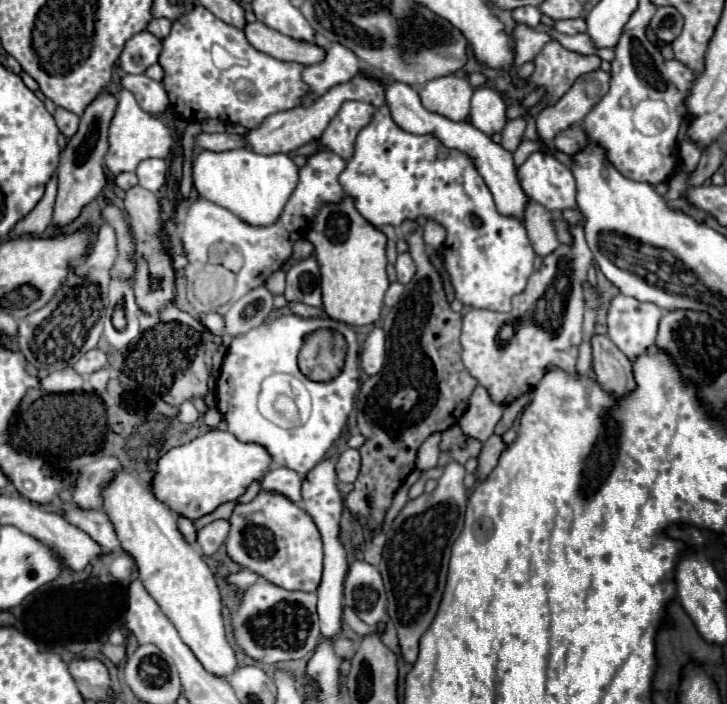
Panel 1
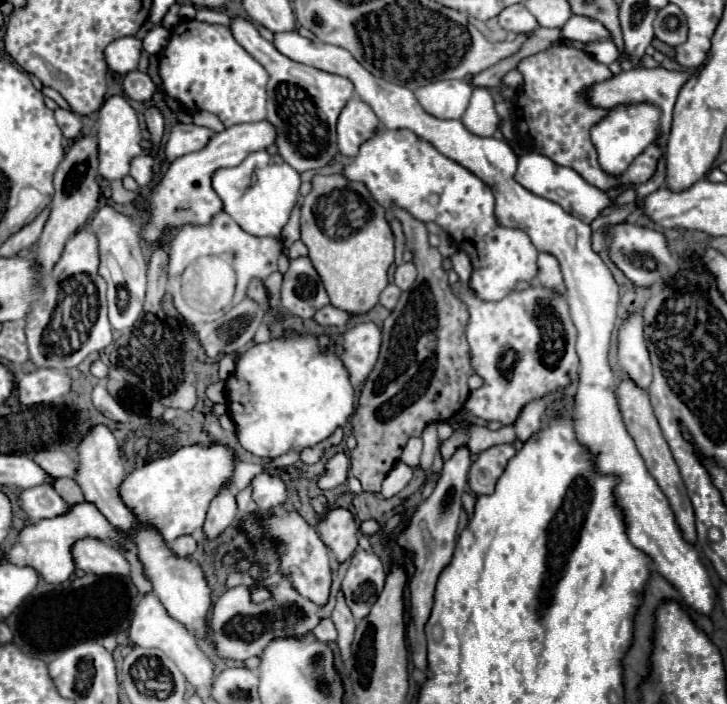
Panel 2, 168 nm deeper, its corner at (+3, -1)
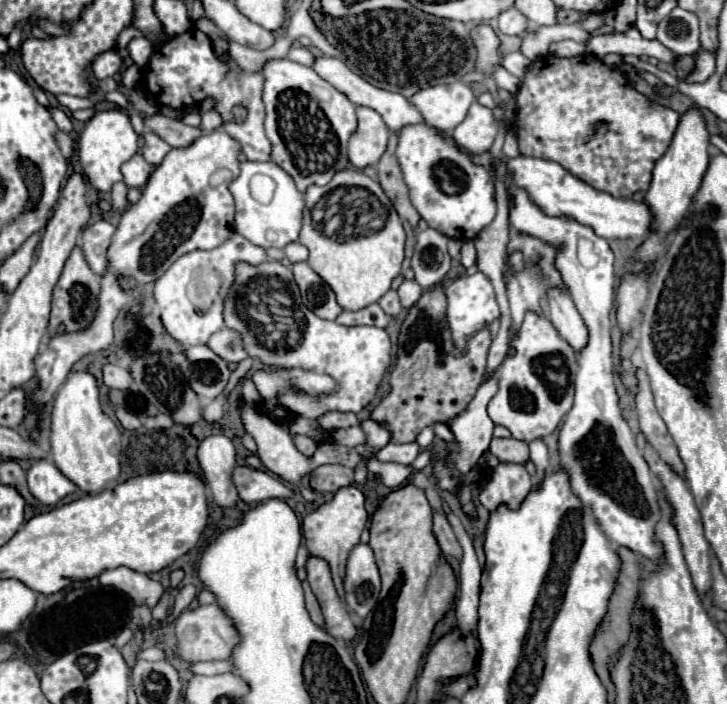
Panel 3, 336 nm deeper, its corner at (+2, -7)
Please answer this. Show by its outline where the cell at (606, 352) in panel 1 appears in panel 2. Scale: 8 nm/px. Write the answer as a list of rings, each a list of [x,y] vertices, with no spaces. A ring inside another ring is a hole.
[[[623,376],[623,380],[619,380],[617,384],[617,400],[619,400],[619,410],[621,410],[621,416],[623,416],[623,422],[625,422],[625,428],[629,432],[629,436],[633,438],[633,442],[637,444],[637,450],[639,454],[643,456],[645,460],[645,466],[649,470],[649,474],[657,480],[659,488],[663,490],[663,494],[667,496],[667,500],[671,502],[671,508],[675,512],[675,518],[677,518],[677,524],[679,528],[683,530],[683,534],[687,536],[689,542],[695,542],[695,516],[693,516],[693,506],[687,498],[687,490],[685,490],[685,484],[681,480],[681,474],[679,474],[679,468],[671,456],[671,450],[669,450],[669,444],[667,440],[663,438],[661,434],[661,428],[659,428],[659,422],[653,414],[653,406],[651,406],[651,400],[649,400],[649,392],[639,388],[629,376]]]

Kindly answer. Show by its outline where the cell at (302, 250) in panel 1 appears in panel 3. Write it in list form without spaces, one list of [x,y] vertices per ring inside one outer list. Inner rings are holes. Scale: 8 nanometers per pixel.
[[[292,242],[292,244],[288,244],[288,246],[284,248],[284,252],[286,252],[286,258],[290,260],[290,264],[308,260],[308,250],[306,250],[300,242]]]

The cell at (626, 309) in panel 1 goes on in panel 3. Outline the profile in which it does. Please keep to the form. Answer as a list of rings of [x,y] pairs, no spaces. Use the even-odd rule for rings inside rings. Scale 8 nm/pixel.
[[[638,368],[638,394],[636,394],[636,406],[638,406],[638,418],[640,418],[640,430],[646,436],[648,444],[658,452],[658,456],[684,478],[684,462],[680,460],[678,448],[672,440],[672,436],[666,430],[664,420],[654,408],[654,396],[650,390],[650,380],[644,368]]]

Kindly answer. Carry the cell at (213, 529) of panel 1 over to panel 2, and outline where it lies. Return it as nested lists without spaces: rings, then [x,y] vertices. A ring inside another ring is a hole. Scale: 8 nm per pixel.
[[[231,486],[223,488],[215,500],[209,506],[207,512],[207,520],[203,524],[203,532],[207,538],[217,538],[227,526],[231,526],[231,522],[237,518],[237,504],[235,504],[235,494],[231,490]]]

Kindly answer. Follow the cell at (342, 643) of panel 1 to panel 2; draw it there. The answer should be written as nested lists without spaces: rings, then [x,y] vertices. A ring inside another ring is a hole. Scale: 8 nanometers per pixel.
[[[329,618],[321,620],[321,624],[313,630],[313,636],[317,640],[323,640],[323,642],[335,642],[337,640],[337,630],[333,626],[333,622]]]

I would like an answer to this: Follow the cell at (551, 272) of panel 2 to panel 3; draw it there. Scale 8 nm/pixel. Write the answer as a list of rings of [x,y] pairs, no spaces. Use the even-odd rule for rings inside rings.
[[[558,288],[548,292],[548,320],[556,326],[560,338],[572,346],[574,354],[580,354],[584,342],[588,342],[588,328],[584,326],[572,298]]]

